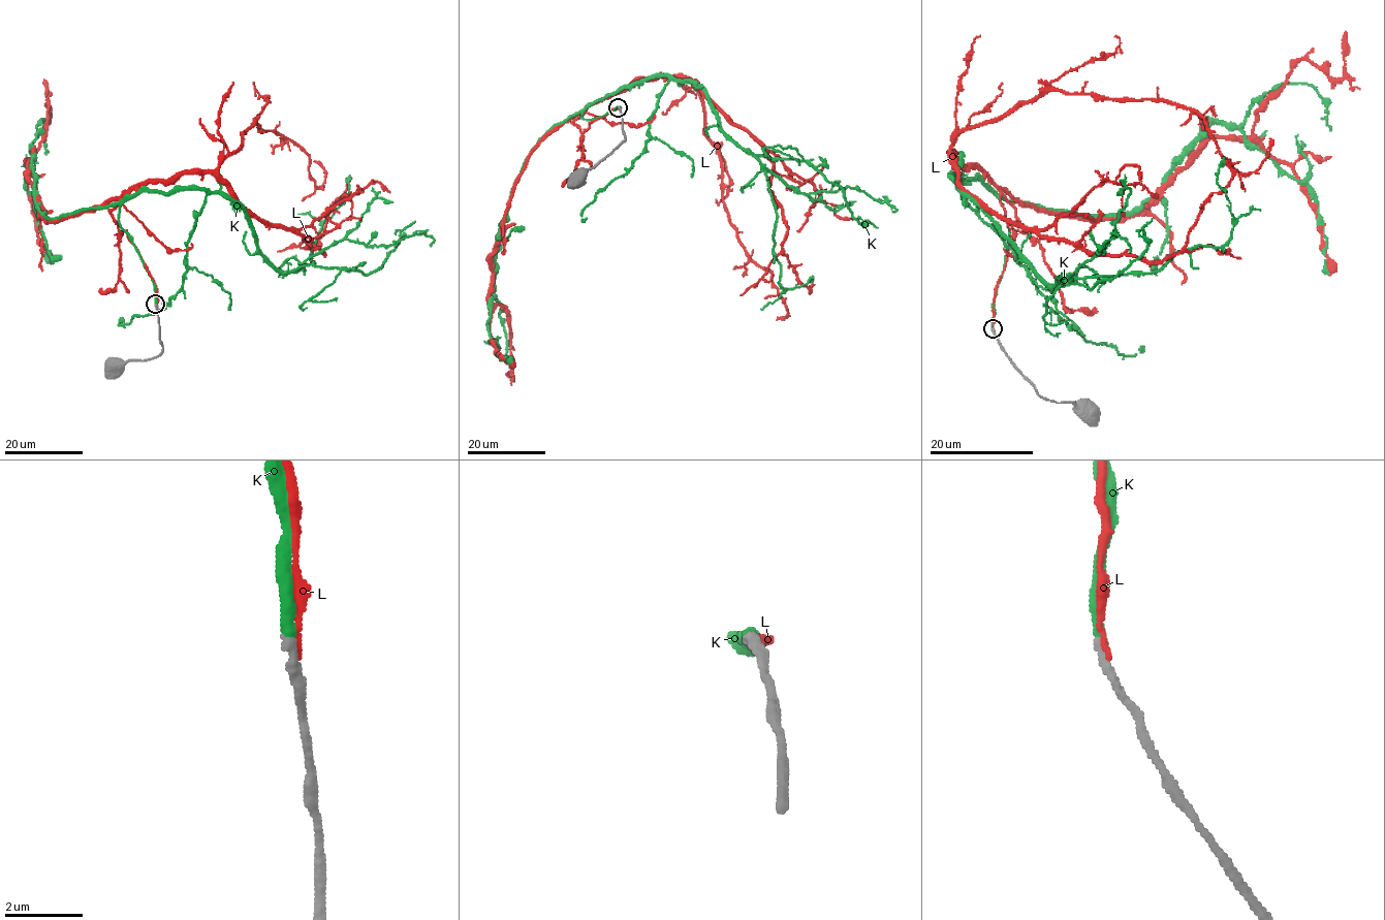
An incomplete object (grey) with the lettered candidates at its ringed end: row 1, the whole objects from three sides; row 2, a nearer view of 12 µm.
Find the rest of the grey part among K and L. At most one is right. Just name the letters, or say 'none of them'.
K

